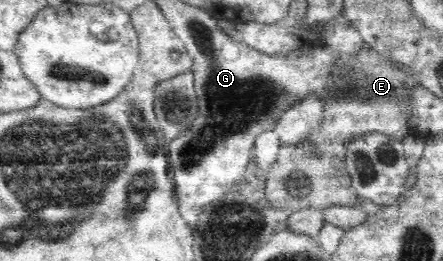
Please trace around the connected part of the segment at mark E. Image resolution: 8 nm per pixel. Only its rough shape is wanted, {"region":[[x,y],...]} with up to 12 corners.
{"region":[[366,42],[336,71],[360,90],[323,101],[305,144],[282,144],[268,203],[374,215],[345,162],[358,135],[402,143],[419,82]]}

